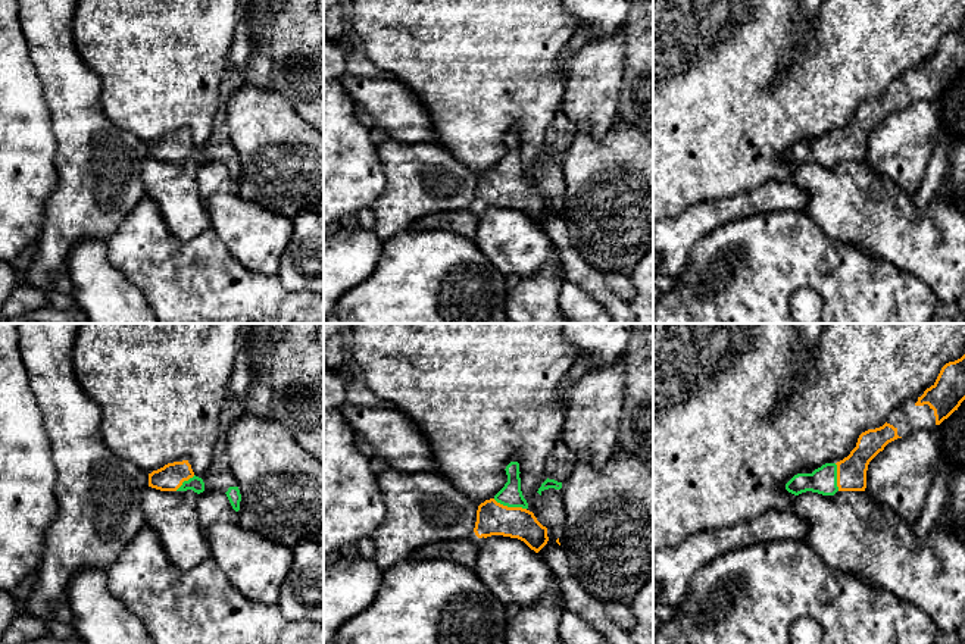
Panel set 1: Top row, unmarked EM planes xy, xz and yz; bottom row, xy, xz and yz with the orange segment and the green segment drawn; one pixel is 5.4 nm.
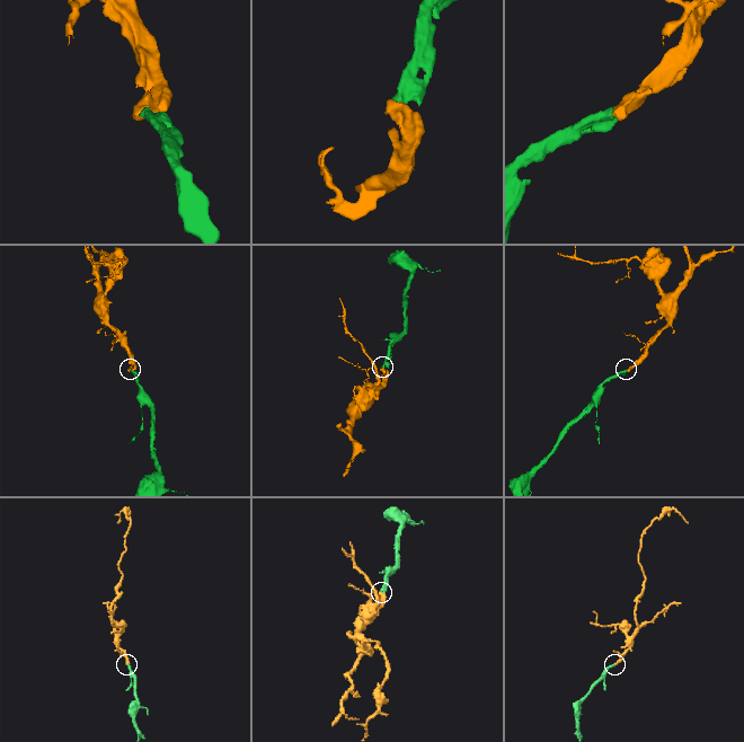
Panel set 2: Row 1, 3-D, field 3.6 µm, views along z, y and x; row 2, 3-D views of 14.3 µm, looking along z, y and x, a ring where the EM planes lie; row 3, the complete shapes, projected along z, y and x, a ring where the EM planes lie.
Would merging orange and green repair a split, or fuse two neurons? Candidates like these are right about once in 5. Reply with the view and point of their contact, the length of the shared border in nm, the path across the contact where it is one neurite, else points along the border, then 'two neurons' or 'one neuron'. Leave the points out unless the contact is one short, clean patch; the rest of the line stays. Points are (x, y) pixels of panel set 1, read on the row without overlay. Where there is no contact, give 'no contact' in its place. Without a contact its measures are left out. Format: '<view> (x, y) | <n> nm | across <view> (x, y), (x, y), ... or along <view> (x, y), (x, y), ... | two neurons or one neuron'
xz (509, 178) | 190 nm | across xz (493, 188), (500, 187), (509, 178), (511, 165) | one neuron

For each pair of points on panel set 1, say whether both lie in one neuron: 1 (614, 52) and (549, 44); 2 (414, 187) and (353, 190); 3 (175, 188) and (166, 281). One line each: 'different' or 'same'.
1: different
2: different
3: different

